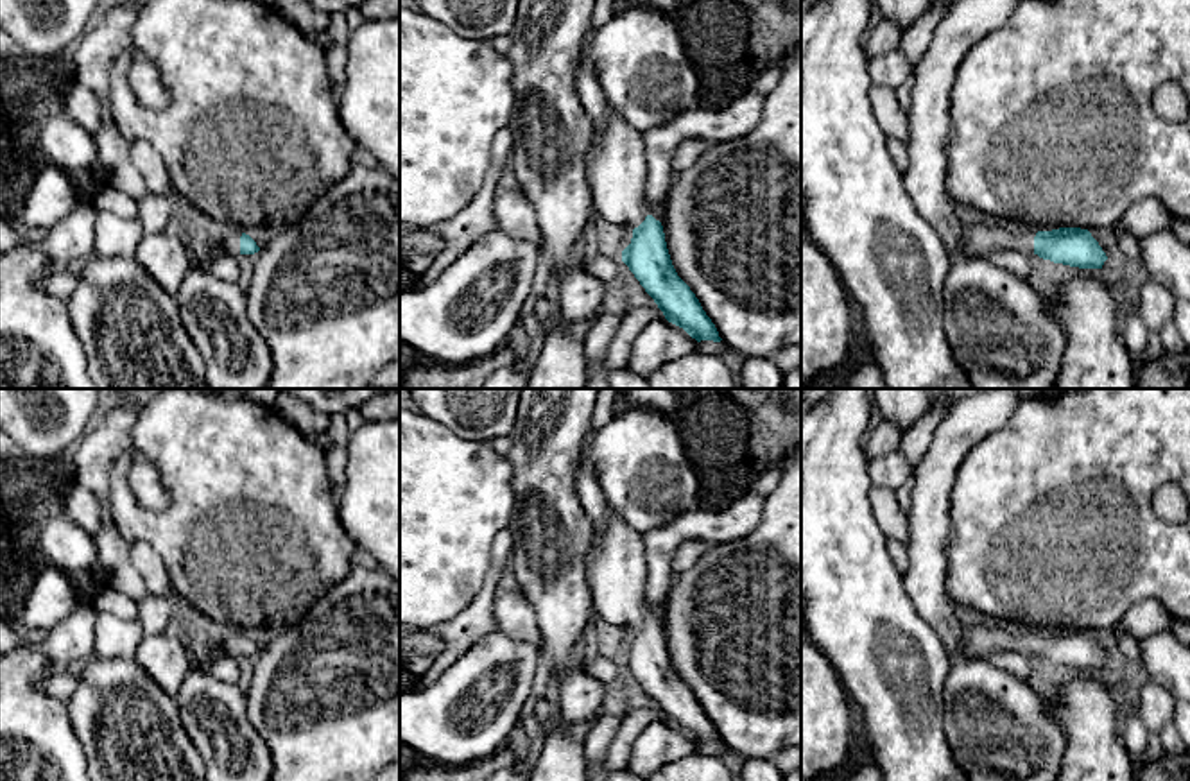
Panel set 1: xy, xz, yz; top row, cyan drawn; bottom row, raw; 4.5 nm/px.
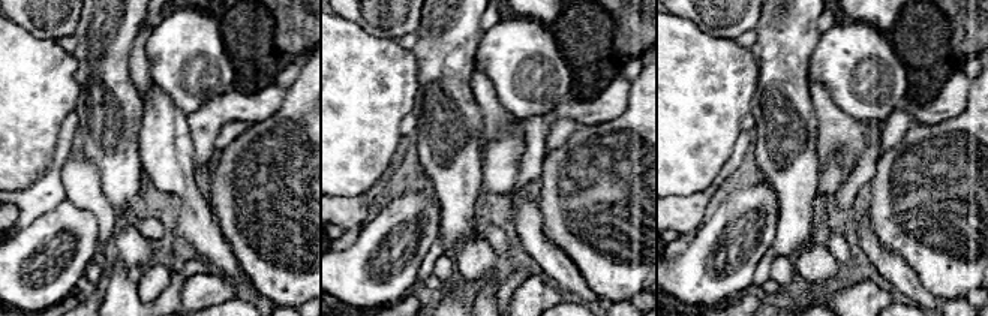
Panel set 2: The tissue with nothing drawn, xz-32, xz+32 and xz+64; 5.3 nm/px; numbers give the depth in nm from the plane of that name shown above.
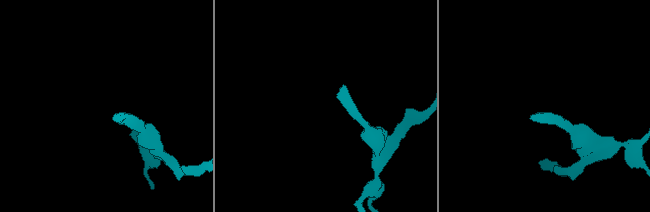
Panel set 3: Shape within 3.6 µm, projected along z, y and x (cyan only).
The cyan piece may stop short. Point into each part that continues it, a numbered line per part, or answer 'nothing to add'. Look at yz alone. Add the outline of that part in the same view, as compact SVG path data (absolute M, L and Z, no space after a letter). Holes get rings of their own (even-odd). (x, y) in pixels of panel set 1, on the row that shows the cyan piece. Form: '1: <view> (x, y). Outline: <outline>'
1: yz (979, 240). Outline: M962 220L962 236L957 251L962 254L973 254L975 258L986 258L995 251L1020 251L1034 254L1034 236L1038 231L1027 229L1014 233L1004 226L979 226Z

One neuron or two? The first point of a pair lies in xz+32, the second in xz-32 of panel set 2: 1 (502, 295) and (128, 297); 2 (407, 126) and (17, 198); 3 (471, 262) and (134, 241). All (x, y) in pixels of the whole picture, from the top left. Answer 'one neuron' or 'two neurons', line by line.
1: one neuron
2: one neuron
3: one neuron

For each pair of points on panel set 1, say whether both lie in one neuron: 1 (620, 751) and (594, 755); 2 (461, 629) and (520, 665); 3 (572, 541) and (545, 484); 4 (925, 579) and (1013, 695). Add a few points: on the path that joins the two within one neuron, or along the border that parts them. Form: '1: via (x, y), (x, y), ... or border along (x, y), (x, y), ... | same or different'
1: border along (620, 722), (604, 762) | different
2: border along (497, 627), (448, 665) | different
3: via (558, 527), (547, 514), (547, 498) | same
4: border along (974, 658), (952, 663) | different

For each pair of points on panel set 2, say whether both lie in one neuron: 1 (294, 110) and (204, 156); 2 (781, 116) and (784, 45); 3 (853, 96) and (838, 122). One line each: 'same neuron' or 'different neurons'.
1: different neurons
2: same neuron
3: different neurons

